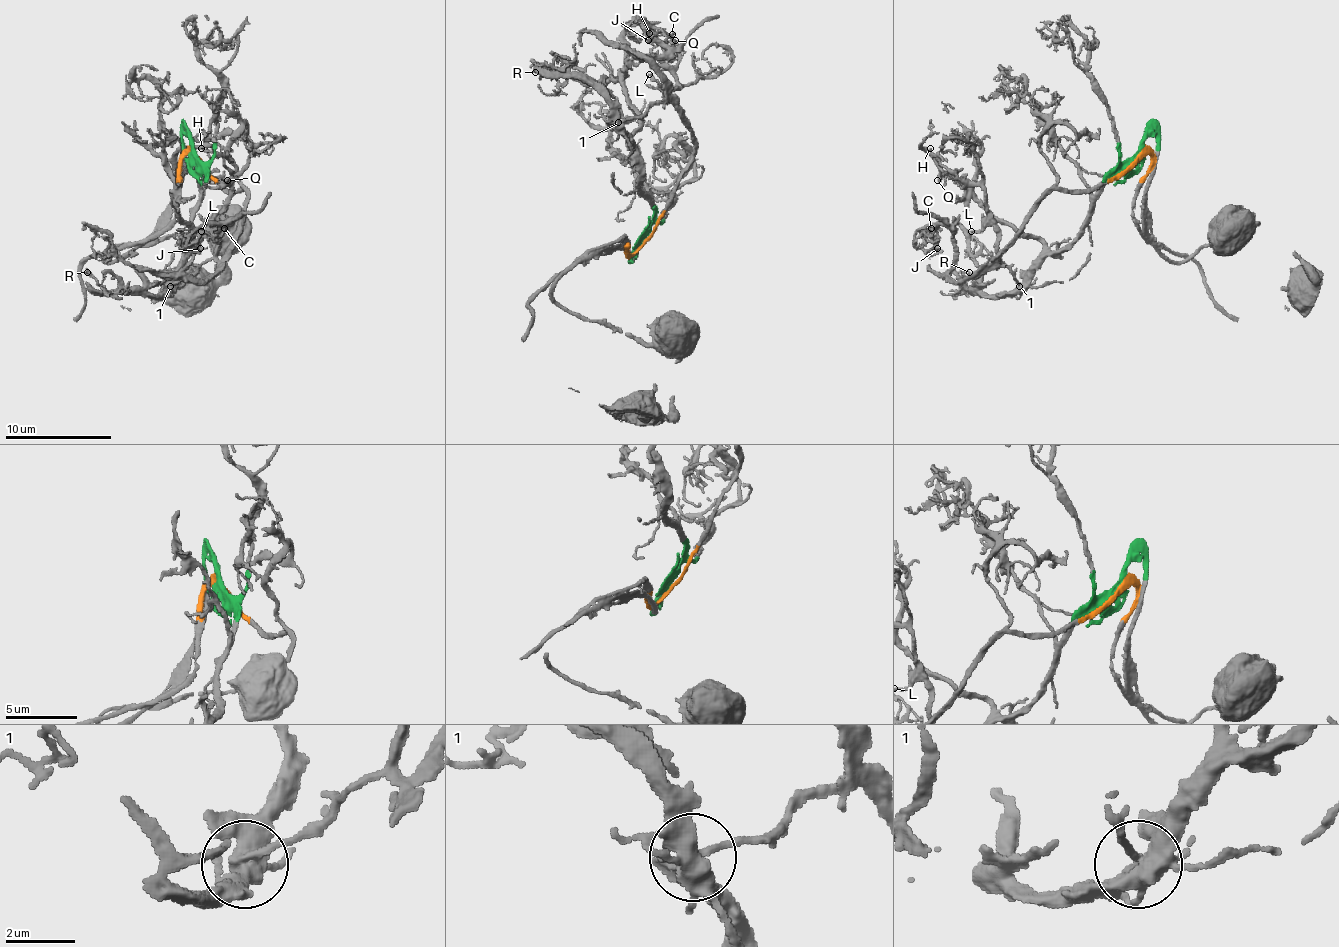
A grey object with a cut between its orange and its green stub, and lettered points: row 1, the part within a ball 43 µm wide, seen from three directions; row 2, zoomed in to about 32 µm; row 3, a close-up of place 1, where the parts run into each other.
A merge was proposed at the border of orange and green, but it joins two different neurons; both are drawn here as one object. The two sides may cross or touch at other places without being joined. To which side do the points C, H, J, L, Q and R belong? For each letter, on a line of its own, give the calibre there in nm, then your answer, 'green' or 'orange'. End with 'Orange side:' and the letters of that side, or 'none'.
C: 160 nm | orange
H: 150 nm | orange
J: 240 nm | orange
L: 200 nm | orange
Q: 200 nm | orange
R: 240 nm | green
Orange side: C, H, J, L, Q

